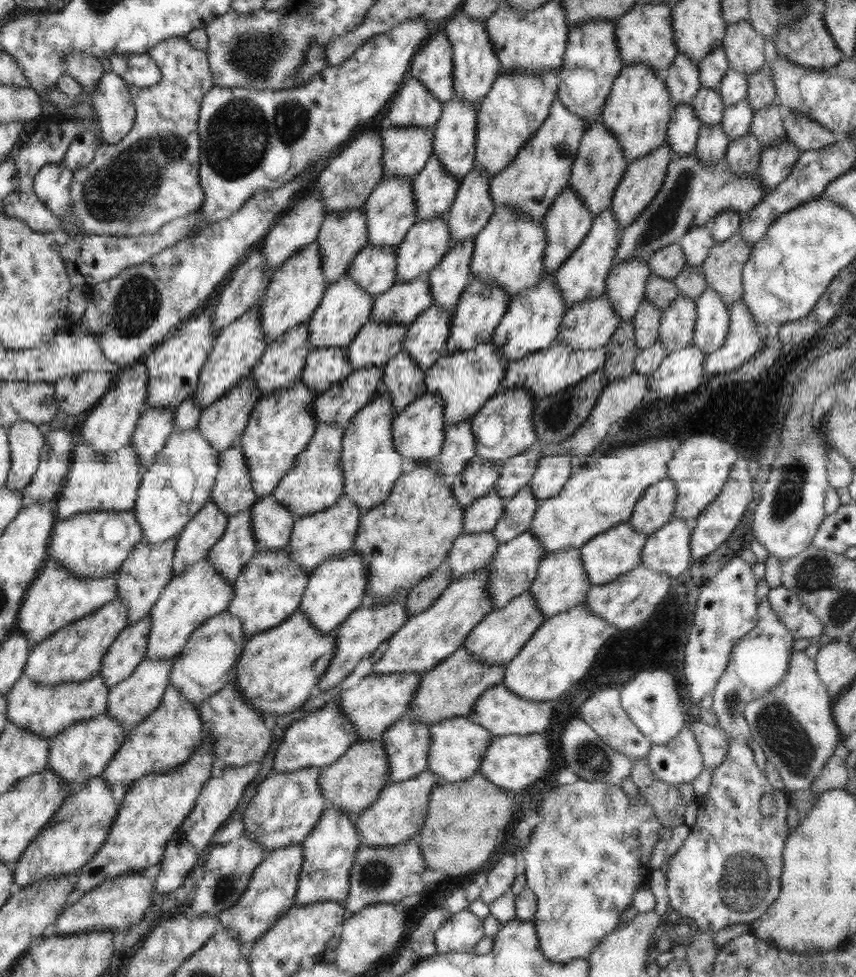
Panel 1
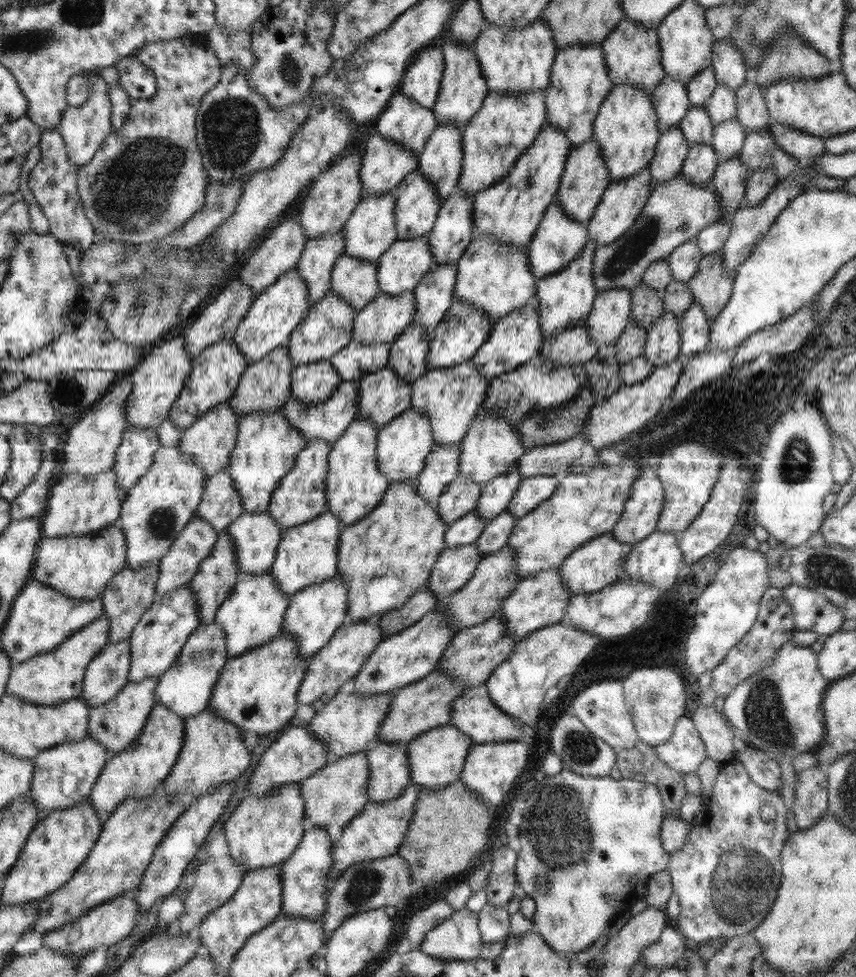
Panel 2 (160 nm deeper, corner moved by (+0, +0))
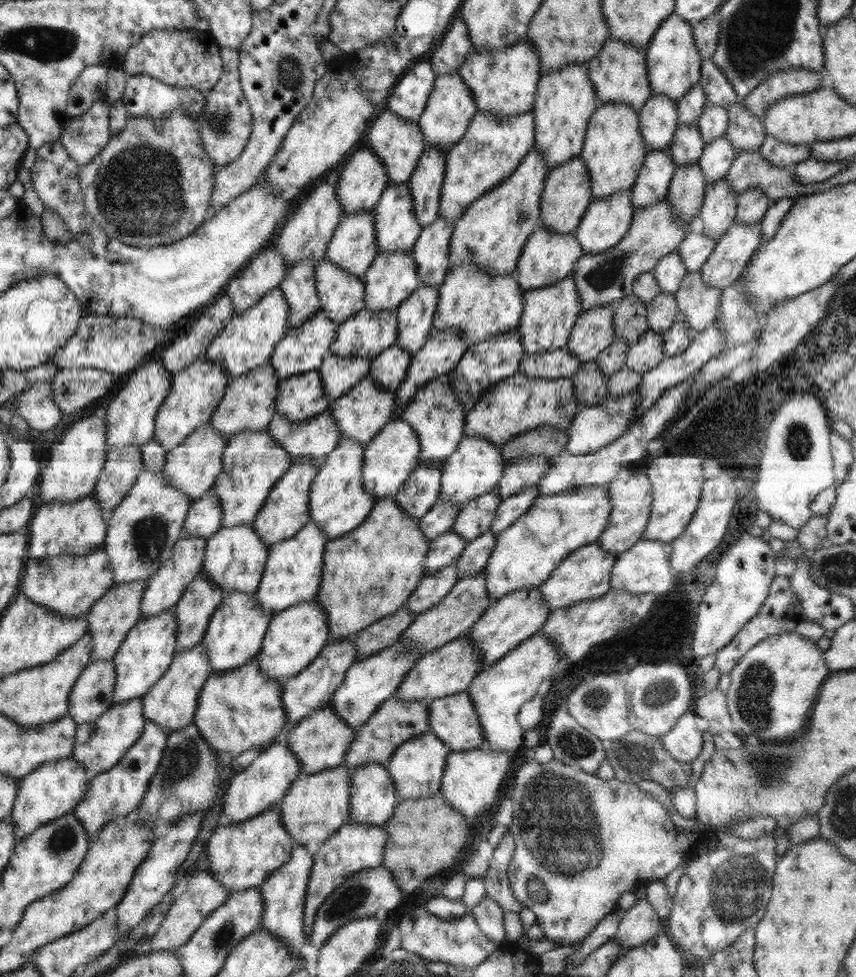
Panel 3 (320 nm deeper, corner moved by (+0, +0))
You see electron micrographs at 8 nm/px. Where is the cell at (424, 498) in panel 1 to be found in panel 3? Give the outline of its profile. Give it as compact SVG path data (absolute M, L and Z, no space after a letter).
M394 498L375 500L365 521L348 534L326 543L323 556L323 575L315 600L327 614L331 640L353 639L364 628L388 615L394 614L411 596L424 576L424 561L430 540L419 527L419 519L408 516Z

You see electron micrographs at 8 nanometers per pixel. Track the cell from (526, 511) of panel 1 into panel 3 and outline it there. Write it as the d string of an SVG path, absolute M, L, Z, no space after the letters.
M488 529L484 534L475 538L464 547L457 558L457 573L460 579L474 576L479 570L483 570L496 546L496 537Z

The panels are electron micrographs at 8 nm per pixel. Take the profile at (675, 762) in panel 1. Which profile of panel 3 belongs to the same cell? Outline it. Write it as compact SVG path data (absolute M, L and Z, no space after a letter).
M692 710L686 711L672 730L659 738L663 747L686 767L702 752L702 731L696 726L696 717Z

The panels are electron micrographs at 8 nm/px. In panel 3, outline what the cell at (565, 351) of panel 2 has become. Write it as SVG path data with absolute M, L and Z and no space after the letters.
M566 347L548 352L525 355L520 372L530 378L558 379L573 377L580 369L580 361Z

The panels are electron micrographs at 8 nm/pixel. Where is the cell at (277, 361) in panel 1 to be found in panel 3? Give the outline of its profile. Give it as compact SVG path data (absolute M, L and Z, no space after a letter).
M270 362L254 370L248 370L240 376L230 378L224 398L210 418L210 425L221 436L228 439L242 431L264 431L276 414L275 401L279 384L280 379L276 377L276 371Z

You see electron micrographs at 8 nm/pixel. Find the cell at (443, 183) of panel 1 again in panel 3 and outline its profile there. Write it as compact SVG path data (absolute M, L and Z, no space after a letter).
M407 181L388 184L373 208L373 221L379 252L411 251L422 226L413 210Z

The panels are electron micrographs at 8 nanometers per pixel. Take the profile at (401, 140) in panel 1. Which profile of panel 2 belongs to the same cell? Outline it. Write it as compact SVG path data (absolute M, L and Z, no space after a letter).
M376 132L364 146L362 170L359 170L363 196L393 191L409 172L418 168L414 152Z

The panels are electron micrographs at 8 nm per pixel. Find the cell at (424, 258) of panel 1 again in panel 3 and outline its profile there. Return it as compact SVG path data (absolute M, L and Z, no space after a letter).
M409 251L379 252L374 258L364 278L364 306L374 314L383 310L395 310L403 300L406 300L420 285L421 280L417 273L417 264Z

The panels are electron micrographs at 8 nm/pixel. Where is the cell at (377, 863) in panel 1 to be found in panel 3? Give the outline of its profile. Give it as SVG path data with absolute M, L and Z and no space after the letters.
M380 866L372 869L357 871L348 876L325 899L324 904L316 913L308 942L316 948L324 946L324 943L332 936L332 933L344 926L348 921L360 920L364 917L381 916L384 910L392 910L400 905L404 898L402 889L396 884L392 872Z

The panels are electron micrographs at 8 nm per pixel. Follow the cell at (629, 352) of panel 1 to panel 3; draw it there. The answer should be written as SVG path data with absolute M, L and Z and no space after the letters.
M596 360L580 364L580 369L573 376L574 395L581 406L602 403L608 398L608 380L598 369Z

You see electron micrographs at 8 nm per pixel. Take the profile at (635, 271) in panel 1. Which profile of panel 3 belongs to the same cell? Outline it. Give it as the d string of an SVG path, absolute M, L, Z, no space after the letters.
M610 305L584 310L578 315L566 348L581 364L594 361L615 341L612 317Z

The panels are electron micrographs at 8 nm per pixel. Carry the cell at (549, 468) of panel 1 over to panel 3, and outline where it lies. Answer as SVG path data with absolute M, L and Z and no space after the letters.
M534 485L524 491L502 499L491 527L489 528L494 536L498 536L505 528L508 528L518 517L526 514L536 498L540 497L540 489Z

